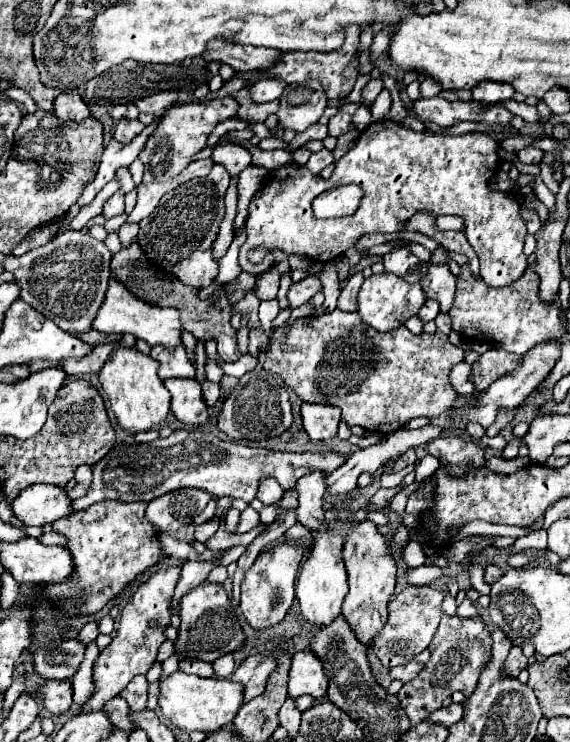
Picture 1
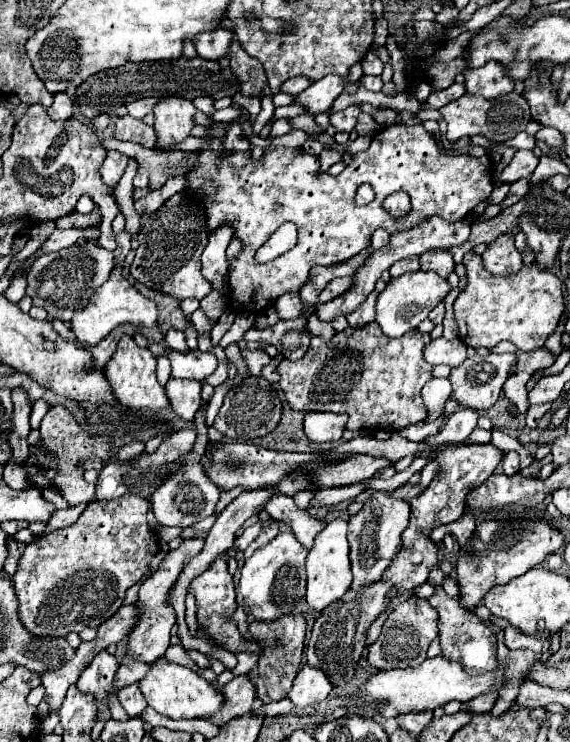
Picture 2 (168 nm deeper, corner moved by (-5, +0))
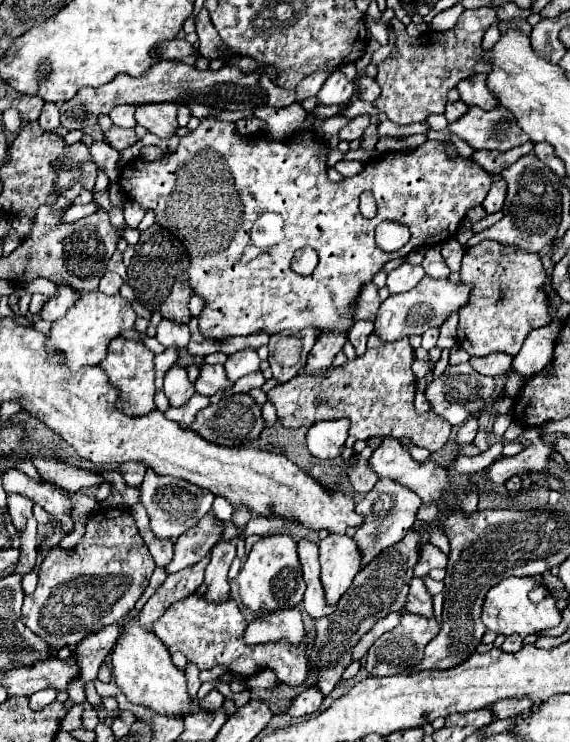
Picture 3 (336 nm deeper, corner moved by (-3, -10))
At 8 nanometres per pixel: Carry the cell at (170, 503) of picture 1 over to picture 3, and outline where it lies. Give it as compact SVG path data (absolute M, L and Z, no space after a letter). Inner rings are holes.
M153 471L145 473L145 479L139 485L139 497L141 497L141 505L149 513L151 531L155 533L155 537L171 539L171 541L177 539L183 531L191 529L203 517L203 513L207 513L211 509L213 499L215 499L215 495L211 495L211 491L203 491L201 487L195 487L193 483L187 483L183 479L155 475Z

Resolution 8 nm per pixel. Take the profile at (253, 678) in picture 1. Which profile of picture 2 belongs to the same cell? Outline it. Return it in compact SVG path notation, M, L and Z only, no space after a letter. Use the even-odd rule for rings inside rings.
M249 675L235 677L233 681L229 681L227 685L221 687L221 693L225 693L225 697L229 697L229 701L225 701L225 709L221 709L221 713L209 717L215 725L225 725L253 709L255 685Z

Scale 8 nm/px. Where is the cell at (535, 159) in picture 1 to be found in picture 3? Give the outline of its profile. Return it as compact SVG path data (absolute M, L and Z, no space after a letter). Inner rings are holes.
M499 179L499 181L495 181L495 183L491 185L491 189L489 189L487 197L485 197L485 203L481 205L481 207L485 209L485 213L487 213L487 215L497 213L497 211L501 211L501 209L503 209L505 193L507 193L507 183L503 183L503 179Z

